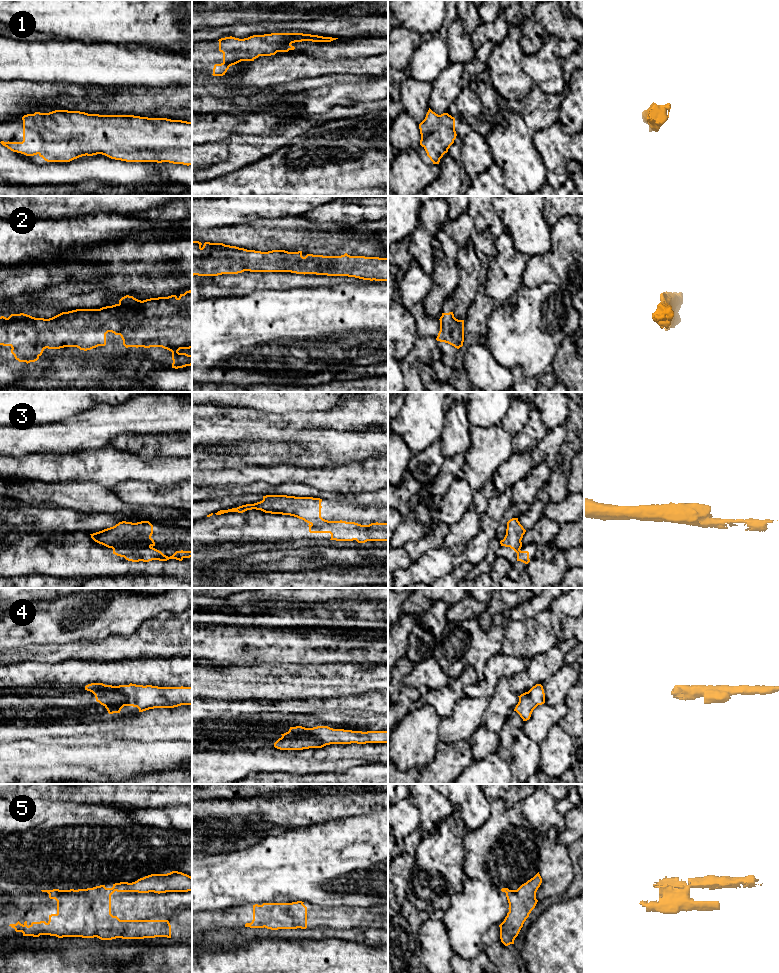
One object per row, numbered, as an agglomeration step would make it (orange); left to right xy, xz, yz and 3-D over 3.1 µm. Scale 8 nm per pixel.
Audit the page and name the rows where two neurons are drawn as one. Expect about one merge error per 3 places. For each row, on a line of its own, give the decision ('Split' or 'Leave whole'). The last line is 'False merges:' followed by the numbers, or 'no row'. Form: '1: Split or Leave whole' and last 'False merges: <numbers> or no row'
1: Leave whole
2: Leave whole
3: Split
4: Leave whole
5: Leave whole
False merges: 3

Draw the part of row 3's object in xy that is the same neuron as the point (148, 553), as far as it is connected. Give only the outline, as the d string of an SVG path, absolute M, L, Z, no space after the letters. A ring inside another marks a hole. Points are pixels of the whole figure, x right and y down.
M146 546L129 551L125 556L126 560L132 562L149 562L152 560L167 561L169 559L176 559L182 561L184 558L192 557L192 551L176 551L172 556L168 557L164 555L161 551L151 547Z

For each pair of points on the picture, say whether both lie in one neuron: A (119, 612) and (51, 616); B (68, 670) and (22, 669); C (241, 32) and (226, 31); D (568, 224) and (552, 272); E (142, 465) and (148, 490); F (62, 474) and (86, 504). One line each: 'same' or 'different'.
A: same
B: same
C: same
D: same
E: different
F: different

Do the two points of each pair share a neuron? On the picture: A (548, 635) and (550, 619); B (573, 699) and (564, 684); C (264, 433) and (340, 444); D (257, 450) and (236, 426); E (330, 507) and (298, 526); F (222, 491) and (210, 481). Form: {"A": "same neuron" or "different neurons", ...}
{"A": "same neuron", "B": "different neurons", "C": "different neurons", "D": "different neurons", "E": "different neurons", "F": "different neurons"}

